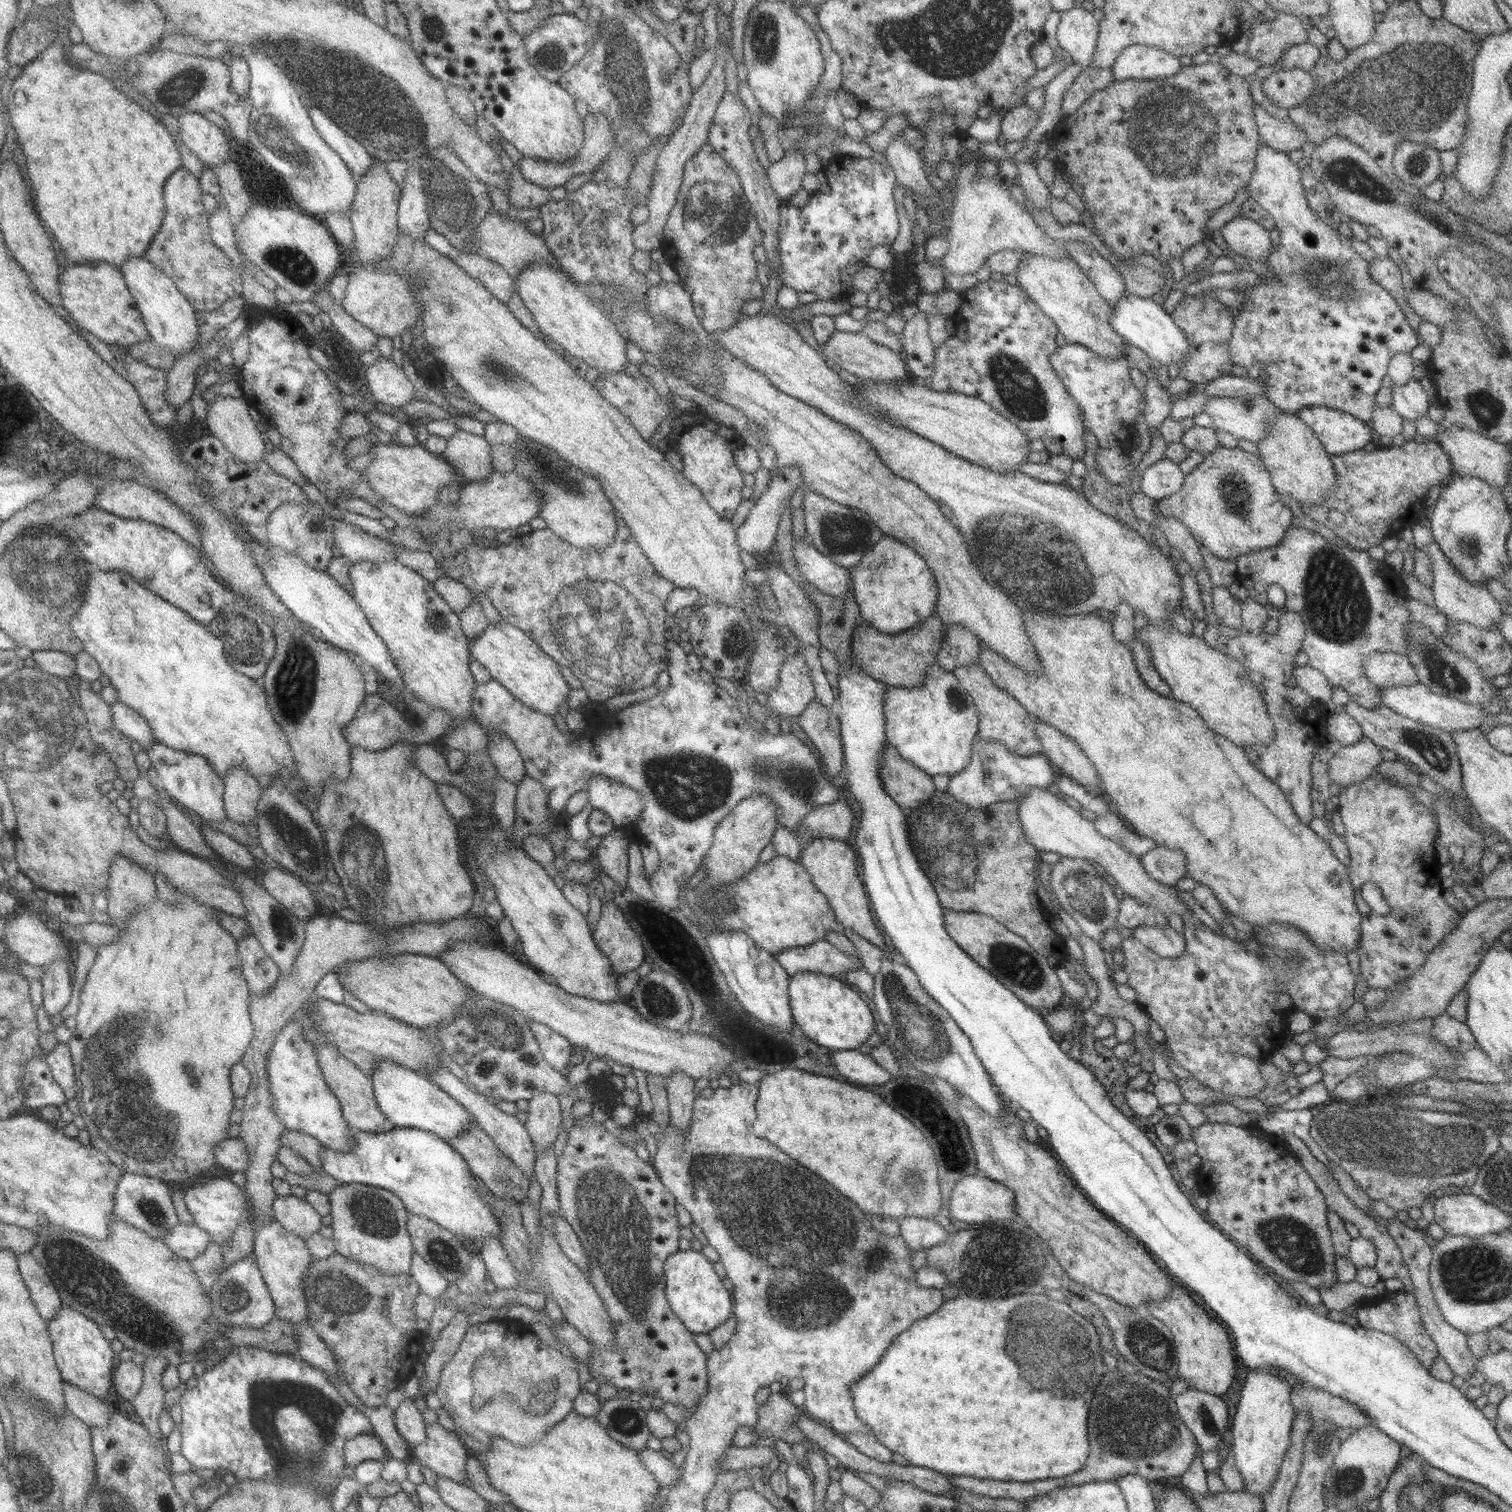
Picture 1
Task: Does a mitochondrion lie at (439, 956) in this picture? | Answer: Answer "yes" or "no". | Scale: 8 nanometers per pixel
no

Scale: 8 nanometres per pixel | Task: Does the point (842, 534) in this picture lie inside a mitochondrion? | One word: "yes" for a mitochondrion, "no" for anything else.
yes

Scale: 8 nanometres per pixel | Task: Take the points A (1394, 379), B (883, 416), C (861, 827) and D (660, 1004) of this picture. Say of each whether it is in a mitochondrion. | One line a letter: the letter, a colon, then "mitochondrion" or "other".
A: other
B: other
C: other
D: mitochondrion

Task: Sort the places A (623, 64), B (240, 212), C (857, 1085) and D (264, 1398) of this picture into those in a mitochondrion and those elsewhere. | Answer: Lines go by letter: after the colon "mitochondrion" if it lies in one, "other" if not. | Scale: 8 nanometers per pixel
A: mitochondrion
B: other
C: other
D: mitochondrion

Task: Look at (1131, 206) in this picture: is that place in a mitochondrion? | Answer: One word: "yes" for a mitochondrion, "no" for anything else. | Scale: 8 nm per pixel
no

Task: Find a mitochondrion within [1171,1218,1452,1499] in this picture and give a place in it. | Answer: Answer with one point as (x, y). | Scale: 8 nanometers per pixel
(1351, 1479)

